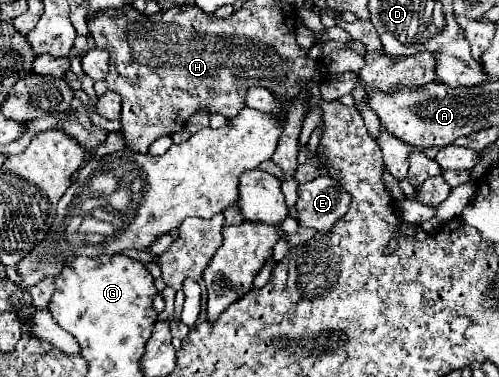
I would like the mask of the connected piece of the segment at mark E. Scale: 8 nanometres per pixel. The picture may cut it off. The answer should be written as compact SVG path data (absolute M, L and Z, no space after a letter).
M328 174L314 178L308 184L298 186L298 222L320 232L328 232L336 220L340 220L350 206L350 196L340 182L334 182Z

